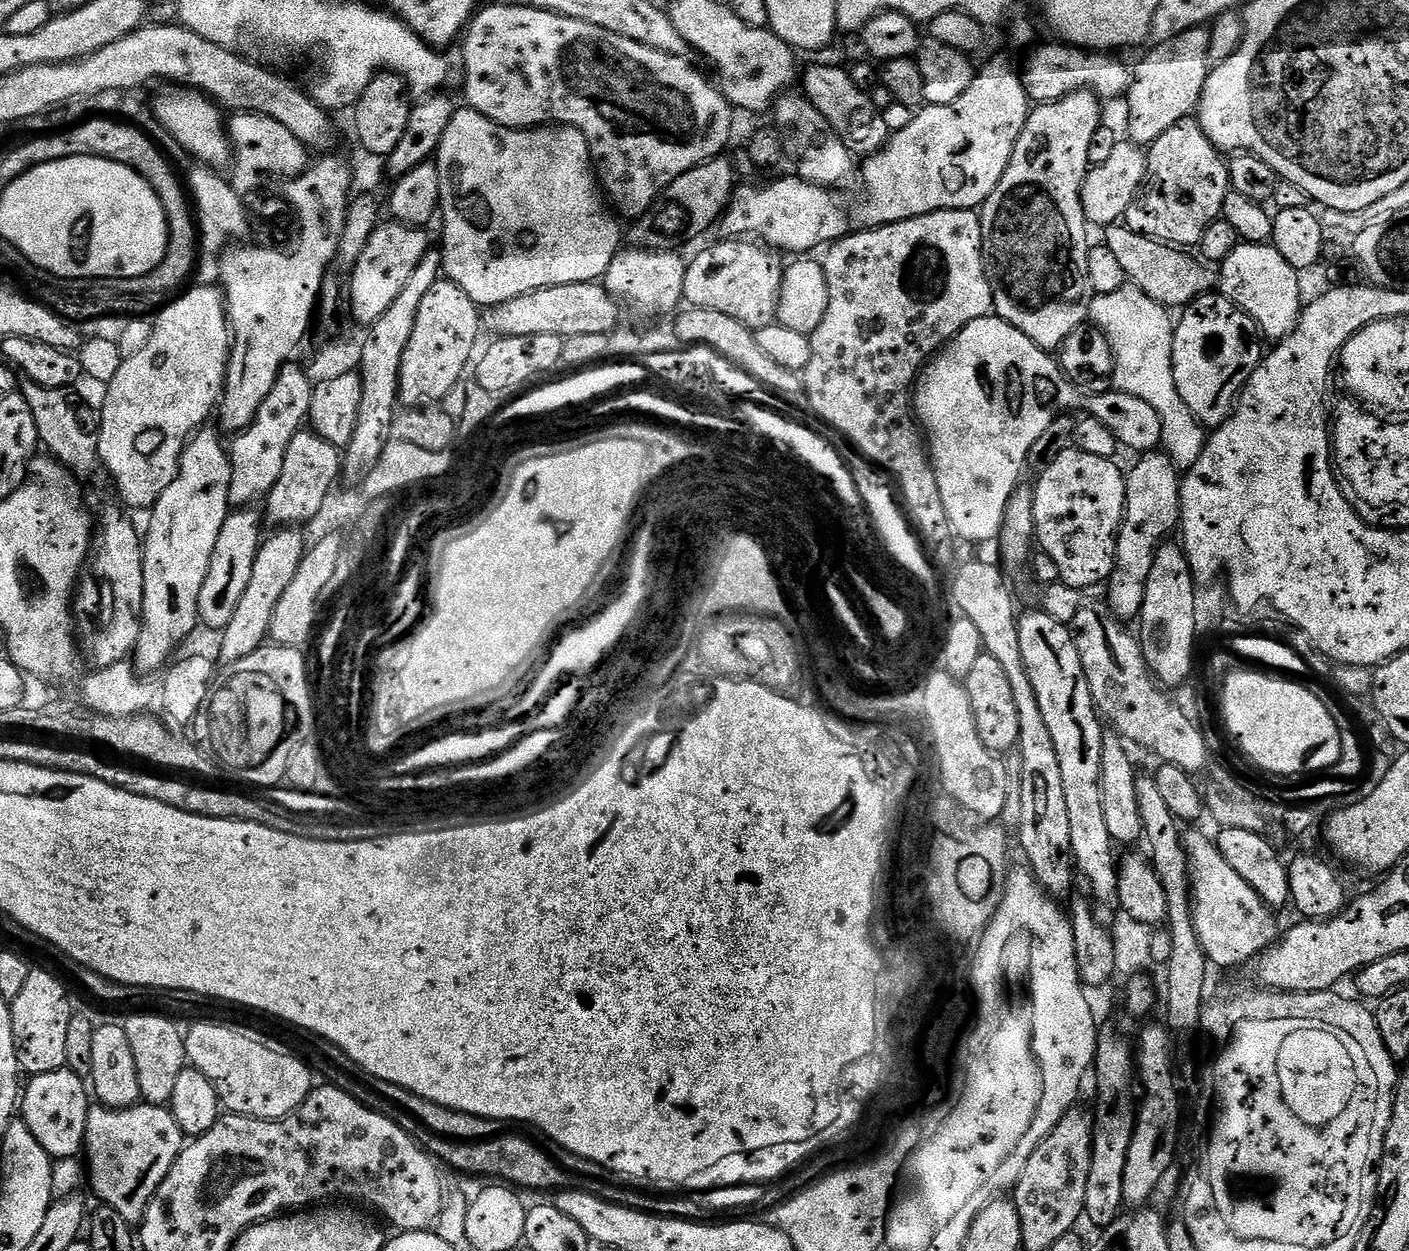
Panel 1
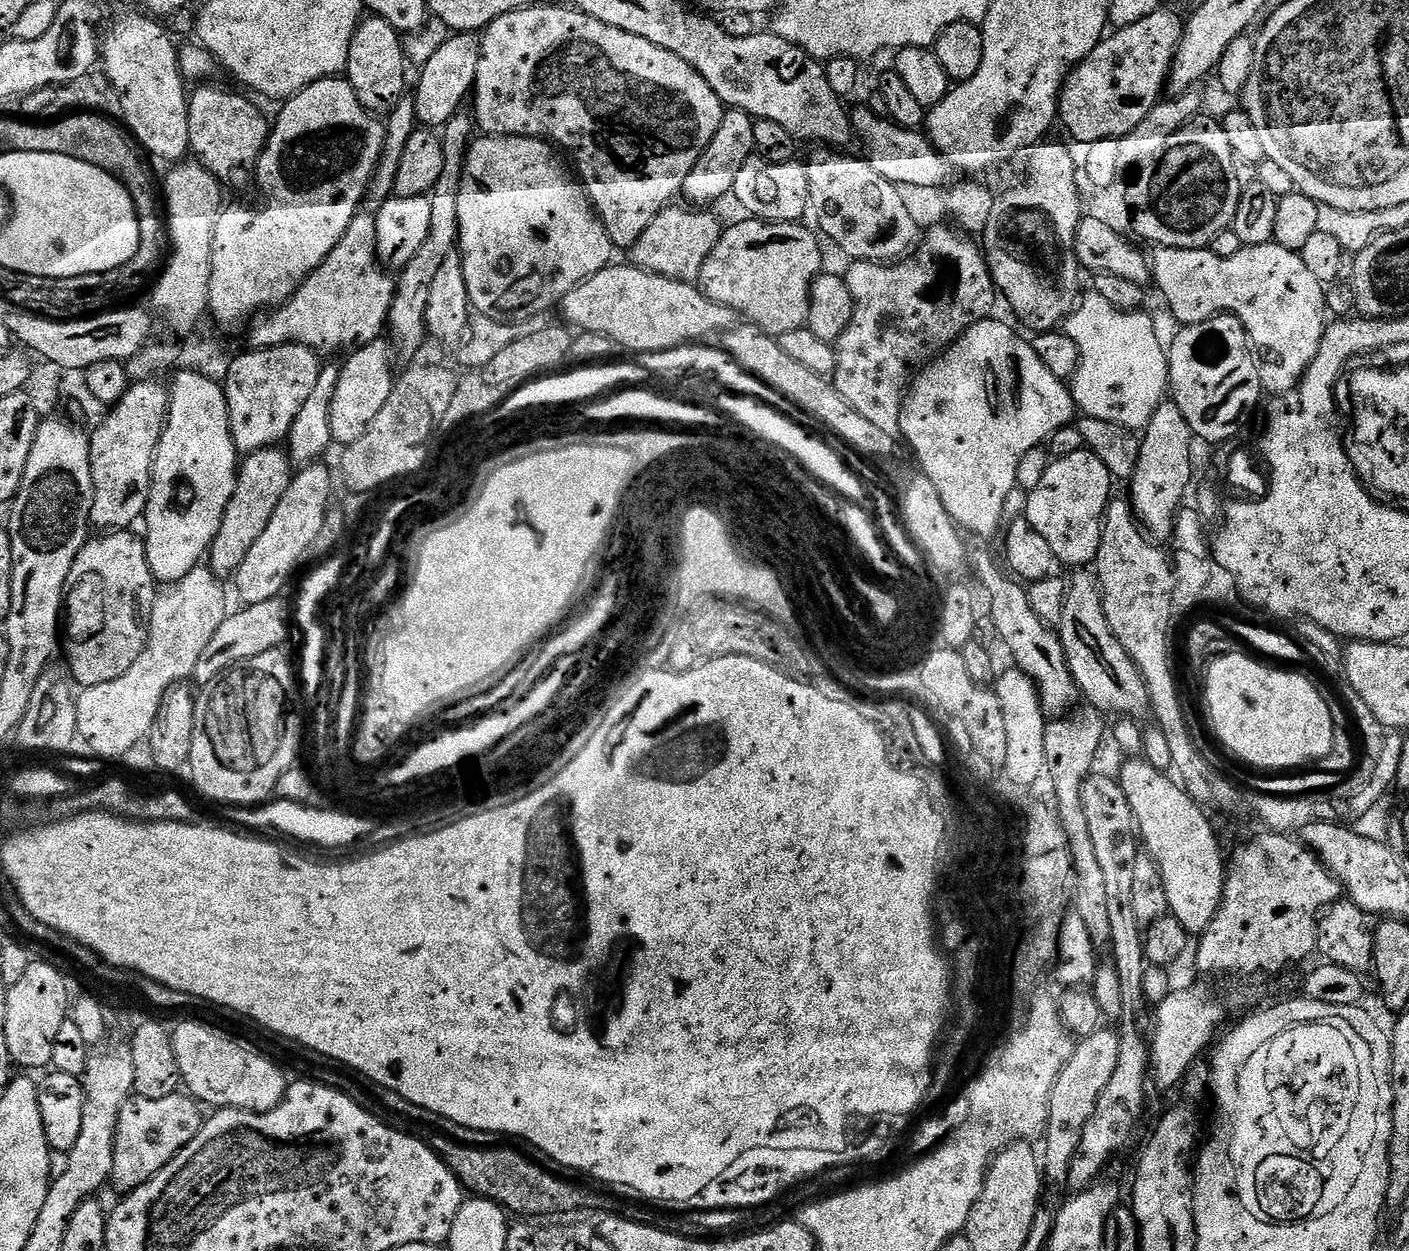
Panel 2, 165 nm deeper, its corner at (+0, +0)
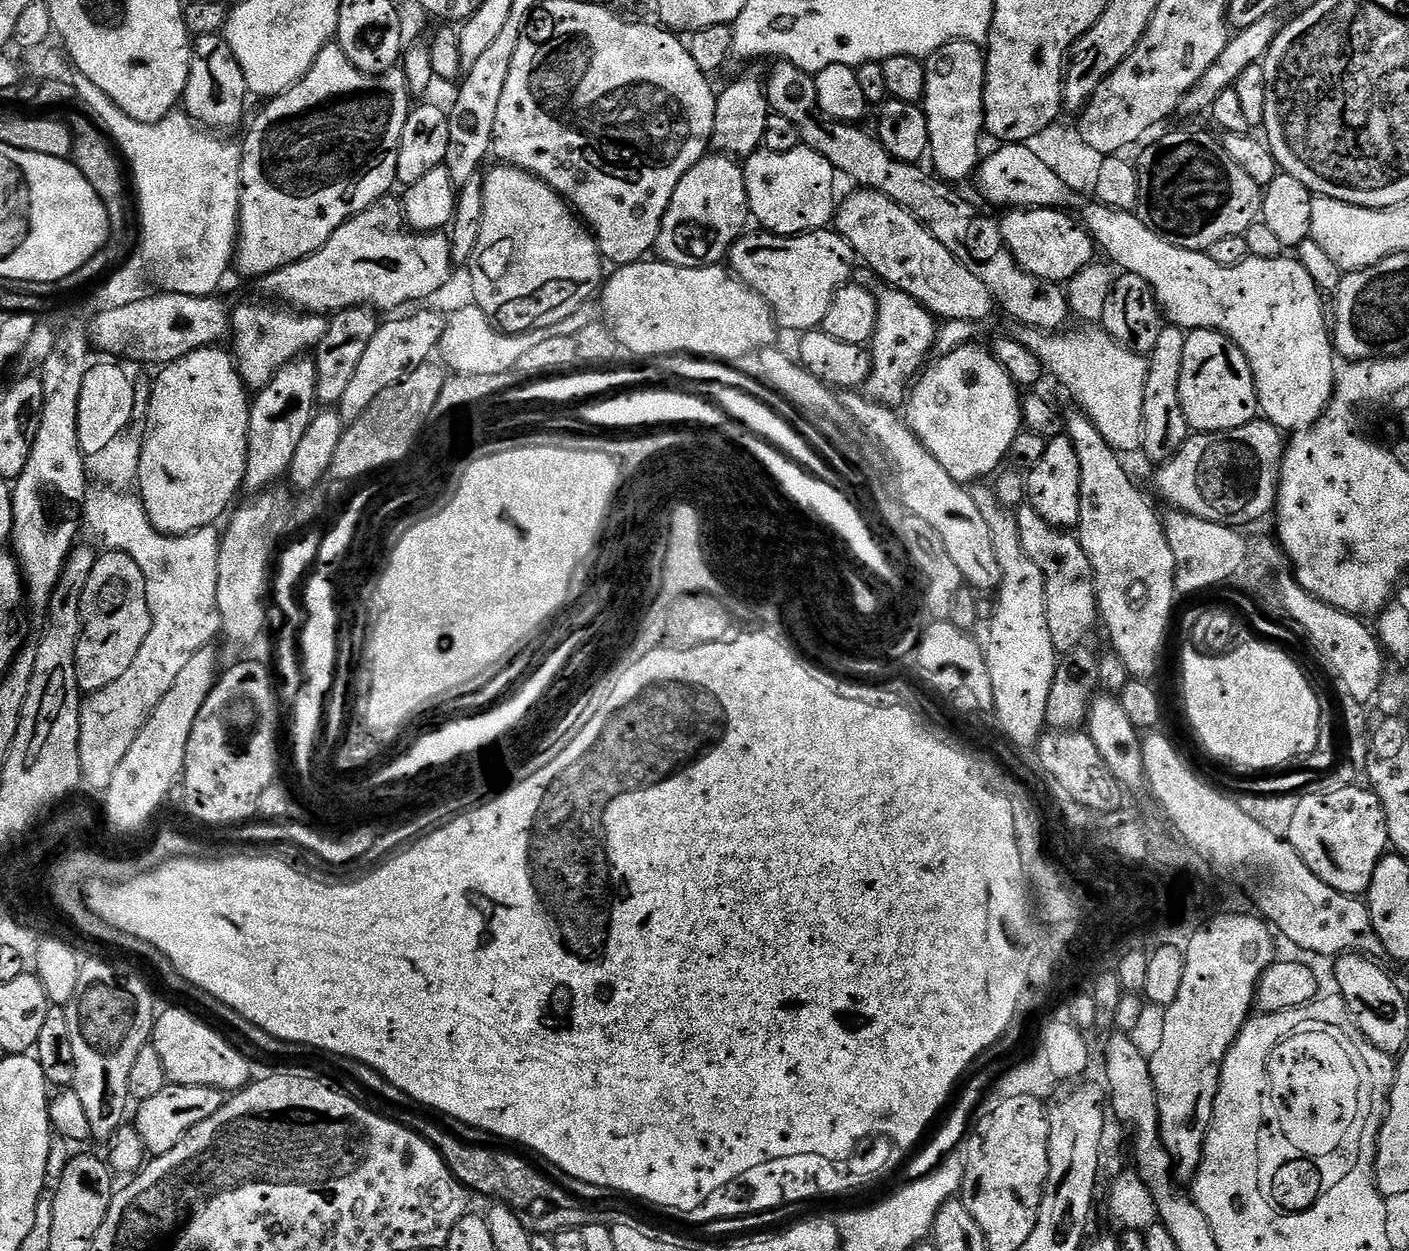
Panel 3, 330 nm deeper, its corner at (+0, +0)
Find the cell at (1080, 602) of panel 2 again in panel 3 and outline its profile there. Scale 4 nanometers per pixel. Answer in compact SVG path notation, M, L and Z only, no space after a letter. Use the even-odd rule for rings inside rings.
M1020 506L1015 509L1018 526L1018 538L1021 539L1022 550L1026 558L1034 562L1045 576L1045 620L1049 624L1049 634L1057 653L1065 654L1072 647L1085 639L1088 628L1097 627L1098 609L1096 606L1096 579L1090 566L1090 558L1082 550L1079 539L1071 531L1050 526L1036 510L1030 506Z

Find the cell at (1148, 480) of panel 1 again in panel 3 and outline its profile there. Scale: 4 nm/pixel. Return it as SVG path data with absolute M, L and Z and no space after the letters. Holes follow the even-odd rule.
M1175 326L1161 327L1158 342L1154 342L1154 350L1146 356L1148 373L1142 394L1140 435L1142 452L1145 452L1156 466L1171 460L1172 455L1181 448L1190 435L1188 419L1182 410L1182 402L1178 394L1178 382L1182 378L1184 337L1185 333Z

